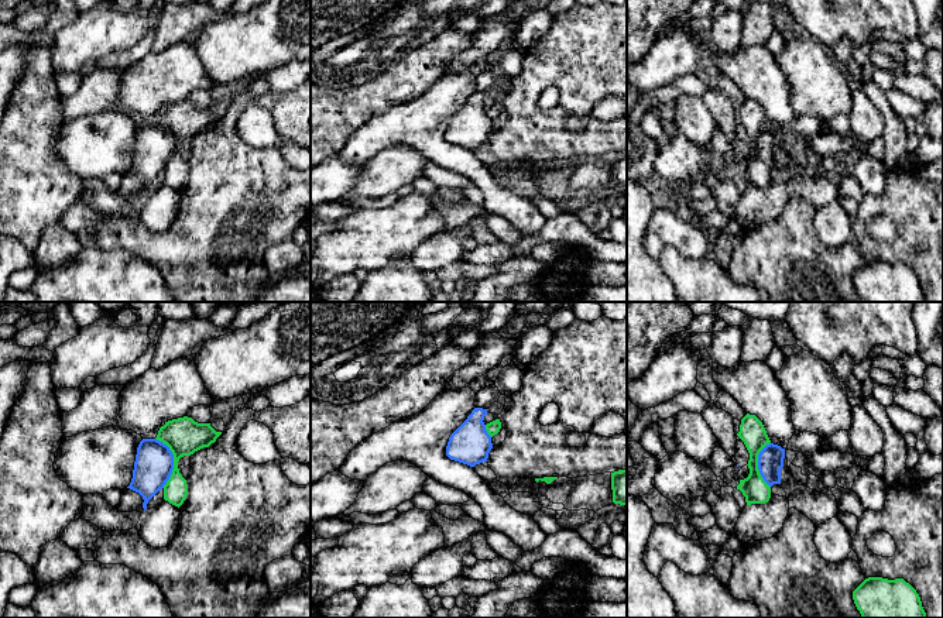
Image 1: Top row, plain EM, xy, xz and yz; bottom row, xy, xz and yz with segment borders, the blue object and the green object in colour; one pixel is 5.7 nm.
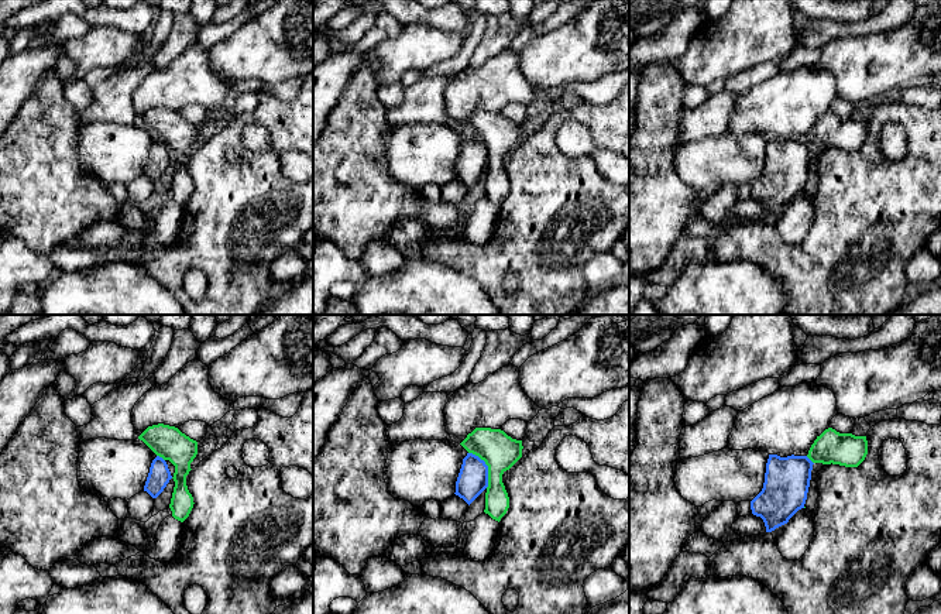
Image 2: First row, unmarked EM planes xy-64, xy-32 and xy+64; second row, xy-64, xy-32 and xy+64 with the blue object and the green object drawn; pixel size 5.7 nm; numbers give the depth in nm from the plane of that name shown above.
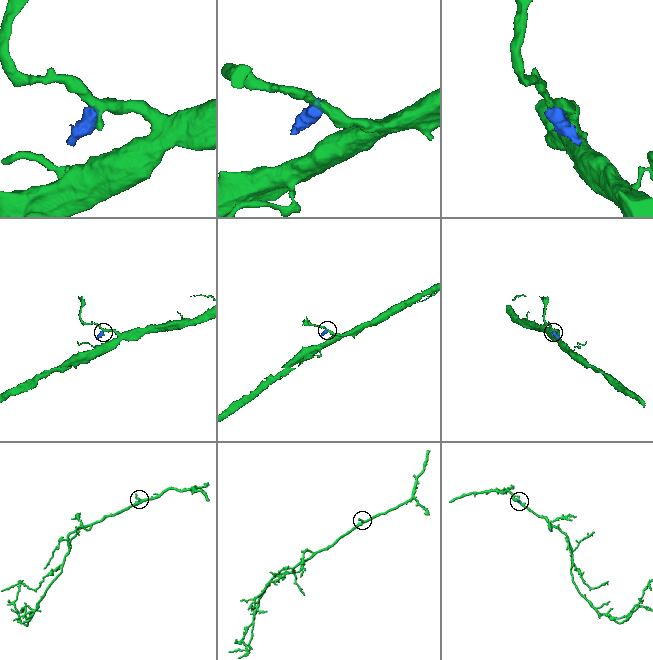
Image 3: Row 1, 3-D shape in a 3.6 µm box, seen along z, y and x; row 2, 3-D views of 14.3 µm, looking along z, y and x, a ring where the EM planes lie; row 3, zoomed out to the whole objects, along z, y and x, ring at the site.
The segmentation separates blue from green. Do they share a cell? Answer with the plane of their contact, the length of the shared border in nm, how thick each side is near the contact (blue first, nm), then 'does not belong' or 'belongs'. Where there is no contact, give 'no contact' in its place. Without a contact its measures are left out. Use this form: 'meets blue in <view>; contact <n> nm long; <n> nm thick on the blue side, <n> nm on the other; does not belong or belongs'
meets blue in xy; contact 300 nm long; 220 nm thick on the blue side, 220 nm on the other; does not belong

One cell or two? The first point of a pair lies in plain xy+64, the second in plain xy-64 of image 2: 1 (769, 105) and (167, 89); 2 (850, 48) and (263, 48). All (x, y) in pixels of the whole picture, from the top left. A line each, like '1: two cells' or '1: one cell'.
1: one cell
2: one cell

